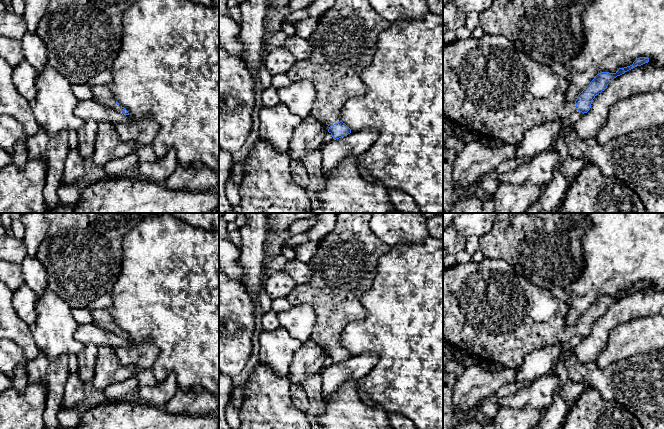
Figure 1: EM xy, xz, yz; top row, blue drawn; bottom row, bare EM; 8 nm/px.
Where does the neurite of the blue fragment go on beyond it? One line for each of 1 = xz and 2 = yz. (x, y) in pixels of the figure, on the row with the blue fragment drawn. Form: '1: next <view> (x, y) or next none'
1: next xz (344, 42)
2: next yz (490, 87)

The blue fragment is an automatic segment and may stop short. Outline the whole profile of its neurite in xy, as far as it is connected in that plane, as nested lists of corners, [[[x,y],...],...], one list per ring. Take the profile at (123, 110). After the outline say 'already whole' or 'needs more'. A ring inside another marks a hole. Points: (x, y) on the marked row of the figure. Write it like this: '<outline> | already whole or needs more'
[[[109,84],[93,85],[90,89],[93,92],[92,100],[115,111],[129,115],[128,111],[115,100]]] | needs more

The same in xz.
[[[336,0],[335,4],[318,18],[316,30],[308,39],[313,46],[311,56],[308,59],[297,60],[286,73],[291,82],[307,81],[313,85],[316,96],[310,113],[329,126],[328,132],[334,140],[351,133],[351,129],[341,121],[341,112],[349,99],[366,94],[366,86],[361,78],[362,72],[372,62],[378,35],[389,28],[390,24],[373,10],[370,0]]] | needs more

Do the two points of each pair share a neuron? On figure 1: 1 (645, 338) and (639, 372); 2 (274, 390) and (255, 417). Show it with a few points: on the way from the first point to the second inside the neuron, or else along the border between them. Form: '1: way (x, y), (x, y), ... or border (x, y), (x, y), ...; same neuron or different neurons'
1: border (653, 350), (647, 353), (632, 355), (623, 360); different neurons
2: way (270, 397), (267, 400), (267, 405), (262, 410); same neuron

